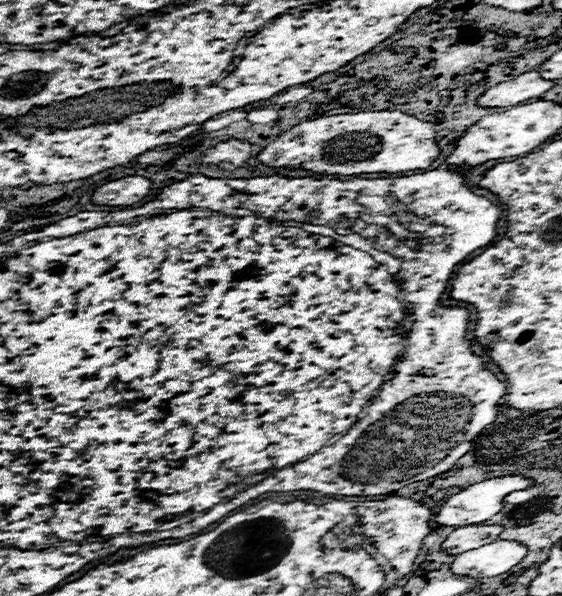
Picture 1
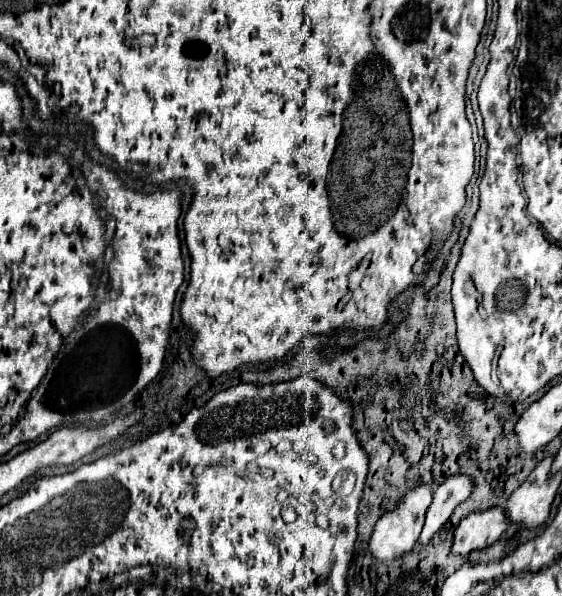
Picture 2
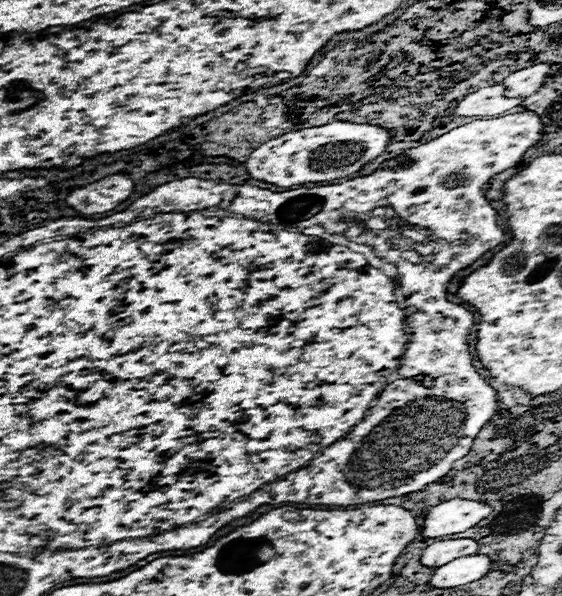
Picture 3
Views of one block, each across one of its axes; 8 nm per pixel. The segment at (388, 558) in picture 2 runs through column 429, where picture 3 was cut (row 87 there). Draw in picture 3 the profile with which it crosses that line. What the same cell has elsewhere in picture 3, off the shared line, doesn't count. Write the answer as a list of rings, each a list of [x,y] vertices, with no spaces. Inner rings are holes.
[[[504,84],[480,88],[480,90],[468,94],[464,100],[460,100],[454,114],[458,114],[458,116],[478,116],[478,118],[500,116],[500,114],[518,106],[524,100],[524,98],[506,98],[504,92],[506,92]]]

